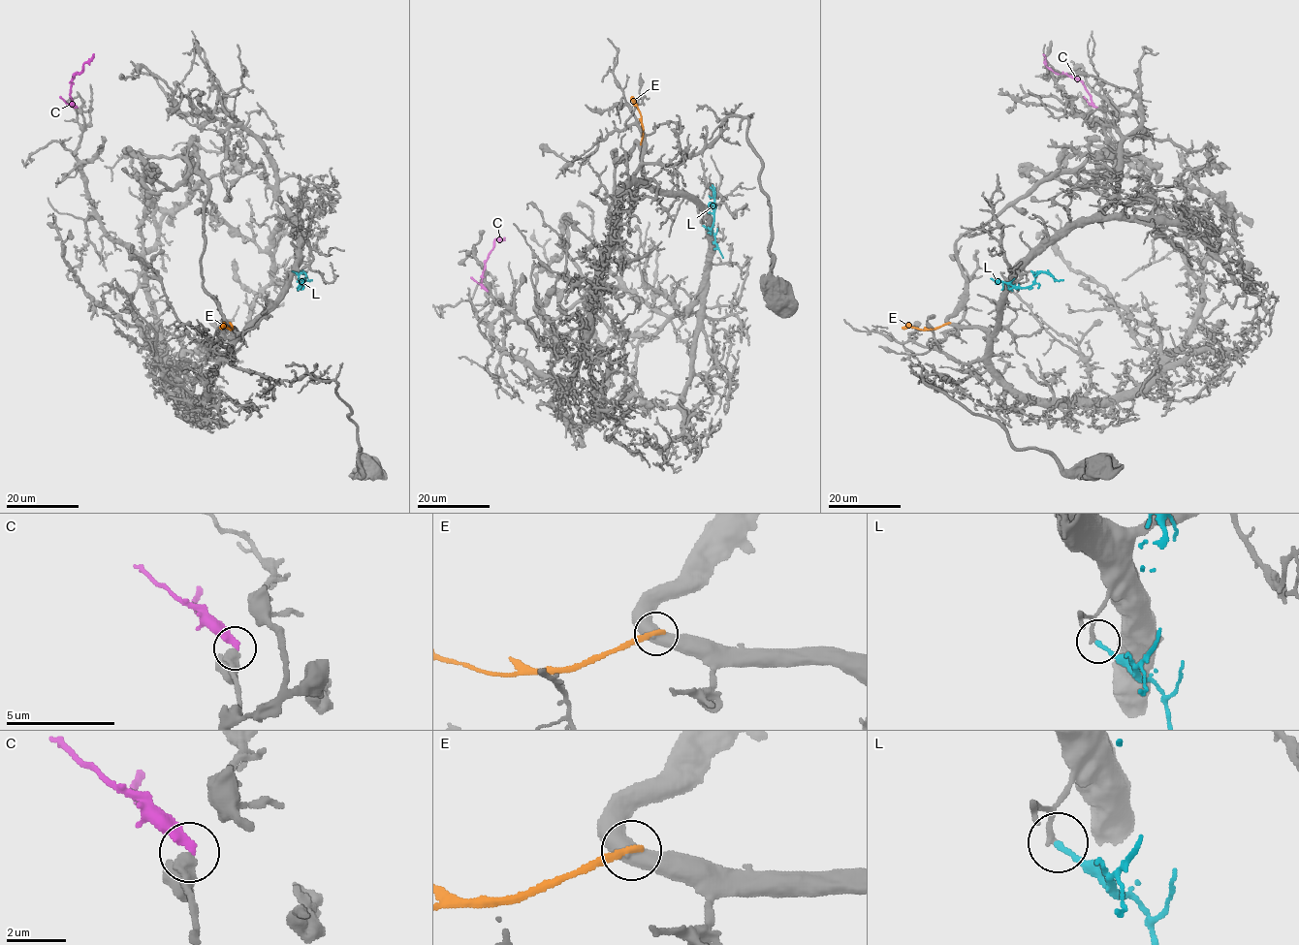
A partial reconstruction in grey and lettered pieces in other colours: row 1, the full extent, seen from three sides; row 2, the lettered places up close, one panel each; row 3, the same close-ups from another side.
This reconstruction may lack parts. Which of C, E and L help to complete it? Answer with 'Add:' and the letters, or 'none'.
Add: none

